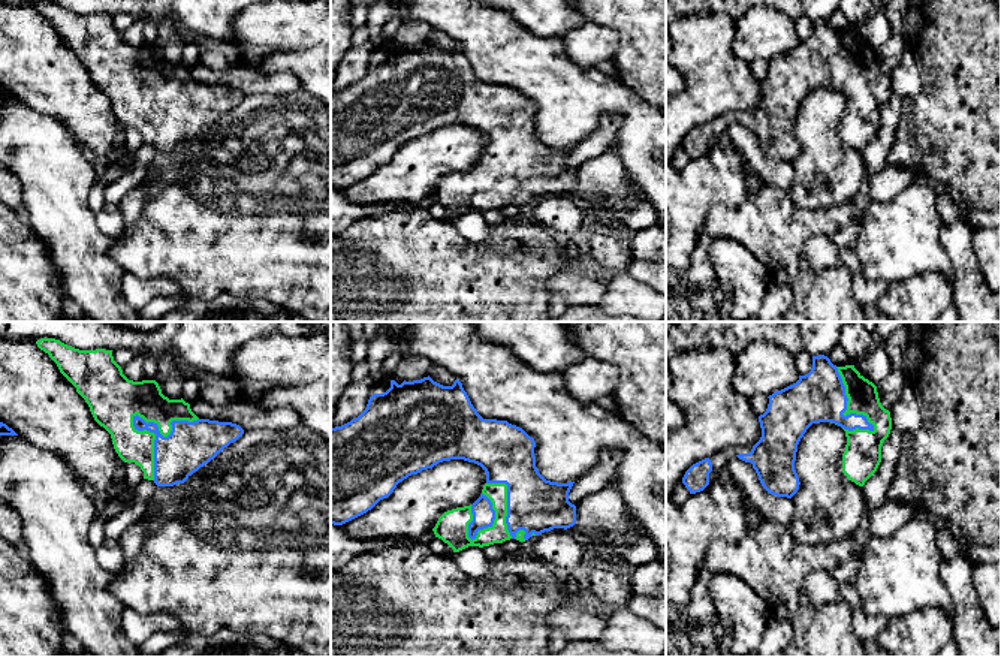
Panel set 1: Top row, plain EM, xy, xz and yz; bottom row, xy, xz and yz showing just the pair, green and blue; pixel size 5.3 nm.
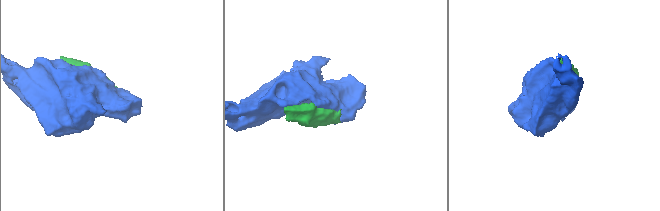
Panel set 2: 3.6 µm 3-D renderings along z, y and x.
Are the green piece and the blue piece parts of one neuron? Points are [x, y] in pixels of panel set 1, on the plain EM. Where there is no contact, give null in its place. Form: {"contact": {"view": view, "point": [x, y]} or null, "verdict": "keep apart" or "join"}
{"contact": {"view": "xy", "point": [135, 80]}, "verdict": "join"}

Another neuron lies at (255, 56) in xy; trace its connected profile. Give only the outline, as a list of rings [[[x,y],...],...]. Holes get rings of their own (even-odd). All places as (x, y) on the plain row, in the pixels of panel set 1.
[[[250,48],[244,51],[242,63],[250,66],[259,66],[271,52],[272,49],[266,48]]]

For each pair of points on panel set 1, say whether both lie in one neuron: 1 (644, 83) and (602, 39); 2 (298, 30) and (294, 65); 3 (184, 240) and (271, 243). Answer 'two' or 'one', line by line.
1: two
2: two
3: one

